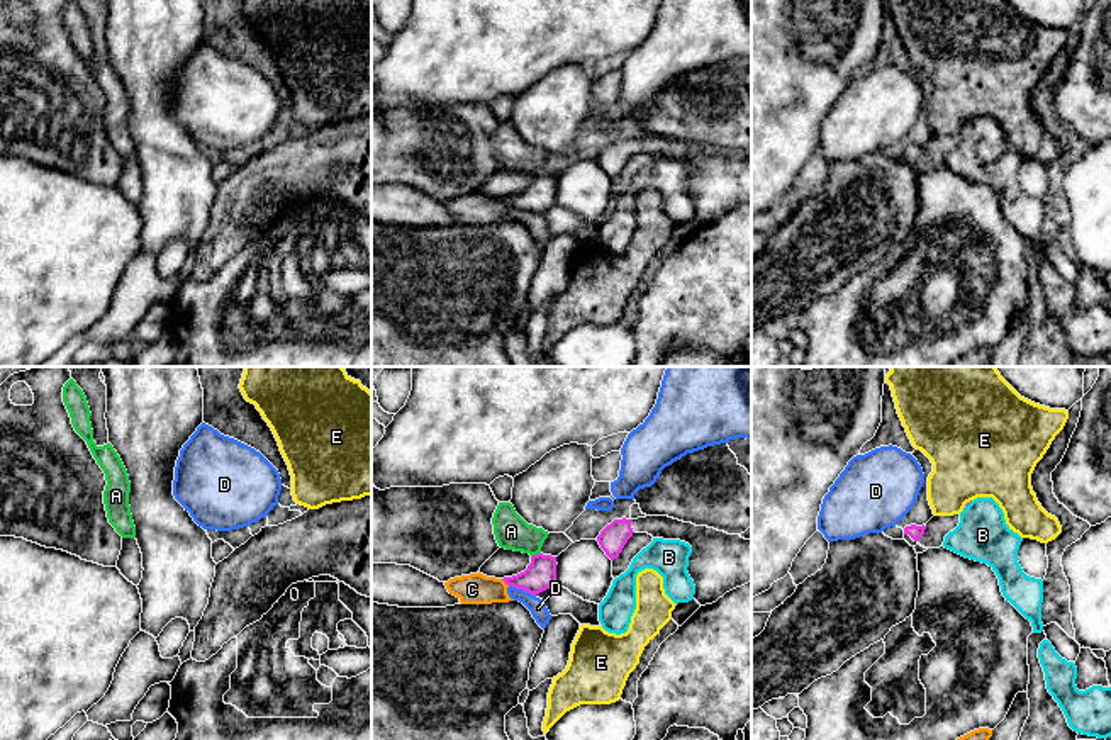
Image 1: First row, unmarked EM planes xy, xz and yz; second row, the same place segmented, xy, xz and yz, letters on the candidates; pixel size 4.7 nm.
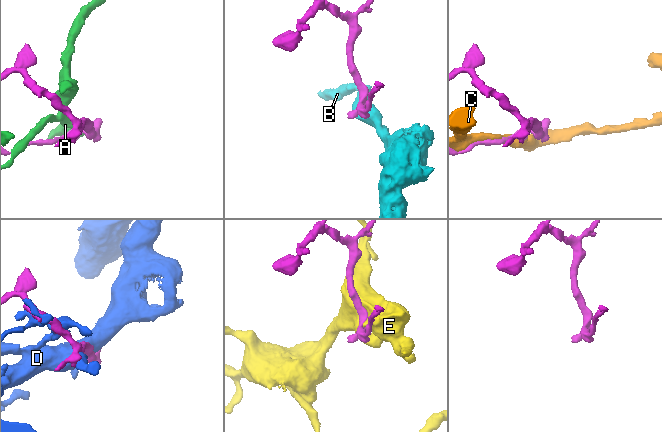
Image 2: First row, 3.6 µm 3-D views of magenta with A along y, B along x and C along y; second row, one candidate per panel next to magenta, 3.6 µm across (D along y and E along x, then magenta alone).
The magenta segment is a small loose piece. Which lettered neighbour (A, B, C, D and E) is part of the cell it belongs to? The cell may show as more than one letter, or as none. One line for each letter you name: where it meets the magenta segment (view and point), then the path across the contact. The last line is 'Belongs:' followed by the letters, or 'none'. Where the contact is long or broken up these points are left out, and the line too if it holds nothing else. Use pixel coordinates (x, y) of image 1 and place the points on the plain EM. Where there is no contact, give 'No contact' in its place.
Belongs: none

